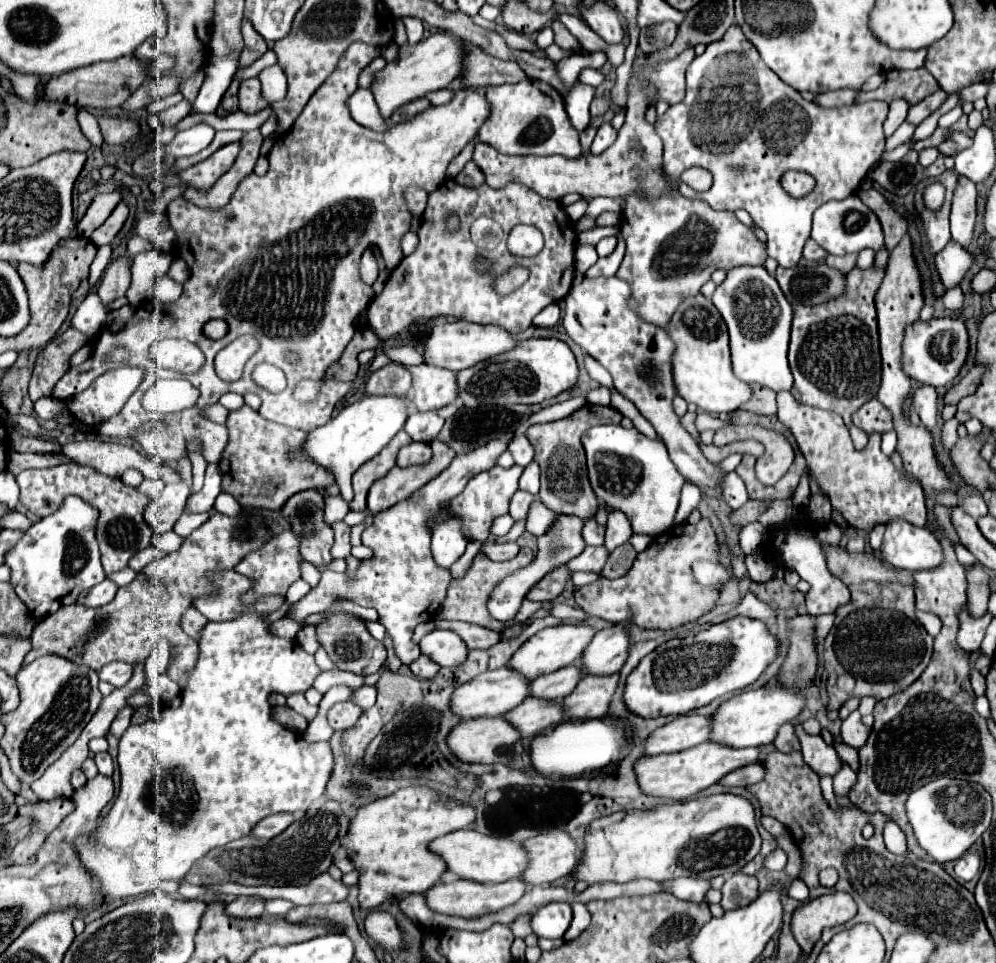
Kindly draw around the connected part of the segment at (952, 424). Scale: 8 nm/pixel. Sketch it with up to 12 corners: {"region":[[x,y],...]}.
{"region":[[956,418],[942,426],[942,446],[952,450],[958,434]]}

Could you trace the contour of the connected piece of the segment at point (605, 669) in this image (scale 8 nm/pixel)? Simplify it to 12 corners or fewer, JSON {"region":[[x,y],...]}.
{"region":[[622,626],[596,632],[580,656],[582,672],[616,674],[628,656]]}

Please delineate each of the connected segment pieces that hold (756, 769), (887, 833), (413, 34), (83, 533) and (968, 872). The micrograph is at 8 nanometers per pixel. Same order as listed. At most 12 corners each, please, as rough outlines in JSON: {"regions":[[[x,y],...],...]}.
{"regions":[[[748,764],[726,774],[718,784],[748,786],[762,780],[762,764]],[[896,822],[884,828],[886,848],[894,854],[908,854],[906,834]],[[400,18],[410,42],[422,40],[420,18]],[[84,500],[6,552],[10,584],[42,620],[104,580]],[[980,854],[956,860],[956,876],[972,880],[980,872]]]}

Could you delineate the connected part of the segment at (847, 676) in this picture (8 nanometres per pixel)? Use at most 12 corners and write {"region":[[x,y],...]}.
{"region":[[850,586],[824,642],[828,710],[932,658],[914,590]]}

